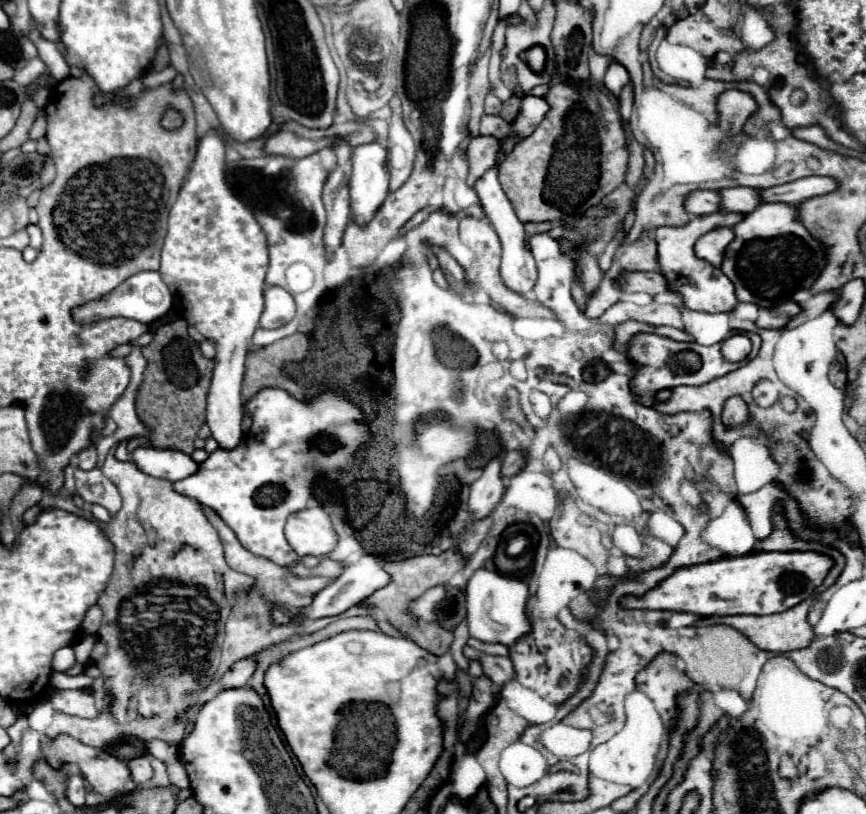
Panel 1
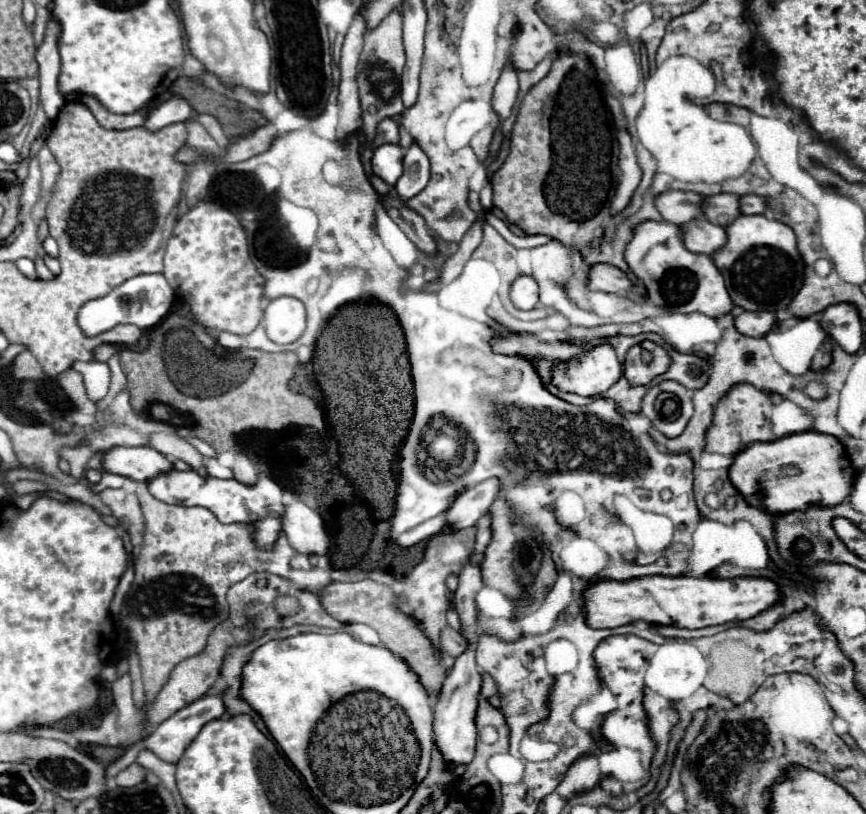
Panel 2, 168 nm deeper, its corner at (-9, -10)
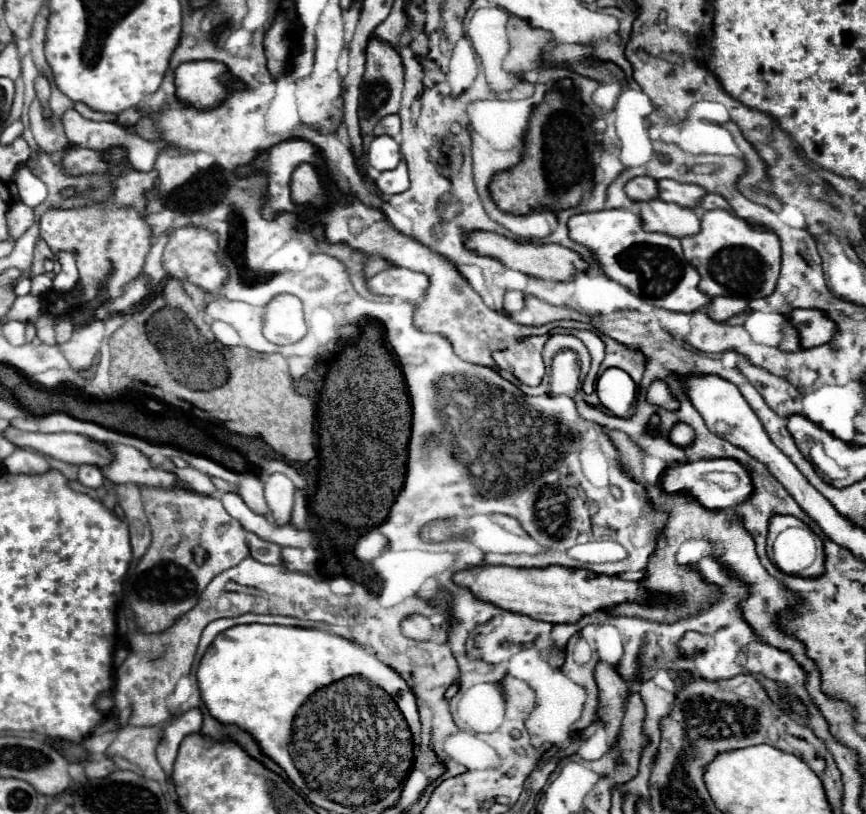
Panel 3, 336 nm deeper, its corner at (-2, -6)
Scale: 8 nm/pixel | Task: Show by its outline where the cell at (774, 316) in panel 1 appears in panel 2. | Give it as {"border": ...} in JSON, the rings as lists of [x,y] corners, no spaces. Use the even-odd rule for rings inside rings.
{"border":[[[770,311],[742,313],[736,317],[736,329],[750,337],[764,337],[770,333],[774,325],[778,325],[778,319],[776,319],[776,313],[770,313]]]}

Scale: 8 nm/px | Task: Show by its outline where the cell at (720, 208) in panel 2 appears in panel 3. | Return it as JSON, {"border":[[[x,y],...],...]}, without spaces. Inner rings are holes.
{"border":[[[659,179],[657,181],[657,193],[661,201],[677,203],[681,207],[693,207],[701,197],[707,193],[699,185],[689,185],[689,183],[679,183],[675,179]]]}

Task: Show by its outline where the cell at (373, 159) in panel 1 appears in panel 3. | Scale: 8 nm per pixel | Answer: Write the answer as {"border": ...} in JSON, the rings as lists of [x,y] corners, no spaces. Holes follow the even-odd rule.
{"border":[[[381,135],[375,137],[371,141],[369,147],[369,163],[377,169],[377,171],[385,171],[389,167],[397,167],[401,161],[401,151],[399,151],[399,143],[389,137],[389,135]]]}

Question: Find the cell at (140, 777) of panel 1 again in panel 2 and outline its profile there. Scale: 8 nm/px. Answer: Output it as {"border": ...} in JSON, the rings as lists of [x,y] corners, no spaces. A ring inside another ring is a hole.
{"border":[[[132,763],[128,769],[124,769],[116,775],[116,783],[120,787],[136,787],[138,783],[144,781],[144,777],[146,777],[146,769],[138,763]]]}

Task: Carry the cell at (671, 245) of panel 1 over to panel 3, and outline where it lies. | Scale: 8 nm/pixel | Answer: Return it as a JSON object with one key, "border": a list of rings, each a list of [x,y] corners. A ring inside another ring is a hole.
{"border":[[[605,209],[597,213],[577,213],[569,217],[567,229],[569,239],[587,247],[609,279],[627,287],[645,303],[677,313],[693,313],[709,303],[709,297],[697,289],[699,273],[683,259],[679,239],[645,231],[633,211]]]}

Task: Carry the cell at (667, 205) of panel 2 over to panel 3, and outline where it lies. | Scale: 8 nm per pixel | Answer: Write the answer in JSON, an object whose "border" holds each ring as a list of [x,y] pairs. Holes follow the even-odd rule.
{"border":[[[633,177],[625,185],[625,193],[633,201],[657,199],[657,181],[651,177]]]}

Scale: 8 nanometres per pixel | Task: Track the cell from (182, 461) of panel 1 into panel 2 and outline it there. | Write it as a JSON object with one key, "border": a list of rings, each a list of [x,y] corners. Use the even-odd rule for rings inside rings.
{"border":[[[114,447],[104,455],[104,469],[146,483],[146,479],[154,479],[162,471],[172,471],[174,465],[152,447]]]}

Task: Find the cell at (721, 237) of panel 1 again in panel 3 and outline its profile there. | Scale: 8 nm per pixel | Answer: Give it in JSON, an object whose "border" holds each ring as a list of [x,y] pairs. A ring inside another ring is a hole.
{"border":[[[661,199],[639,201],[637,205],[645,231],[659,231],[679,239],[699,231],[699,215],[693,209],[685,209]]]}

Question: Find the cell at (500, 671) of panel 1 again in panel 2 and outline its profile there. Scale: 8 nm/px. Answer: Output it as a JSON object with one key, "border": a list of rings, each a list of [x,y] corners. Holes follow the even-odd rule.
{"border":[[[444,631],[442,637],[440,637],[440,645],[442,645],[442,649],[444,649],[448,655],[452,655],[454,659],[456,659],[458,655],[462,655],[462,651],[466,651],[466,641],[464,641],[464,637],[462,637],[460,633],[456,633],[456,631]]]}

